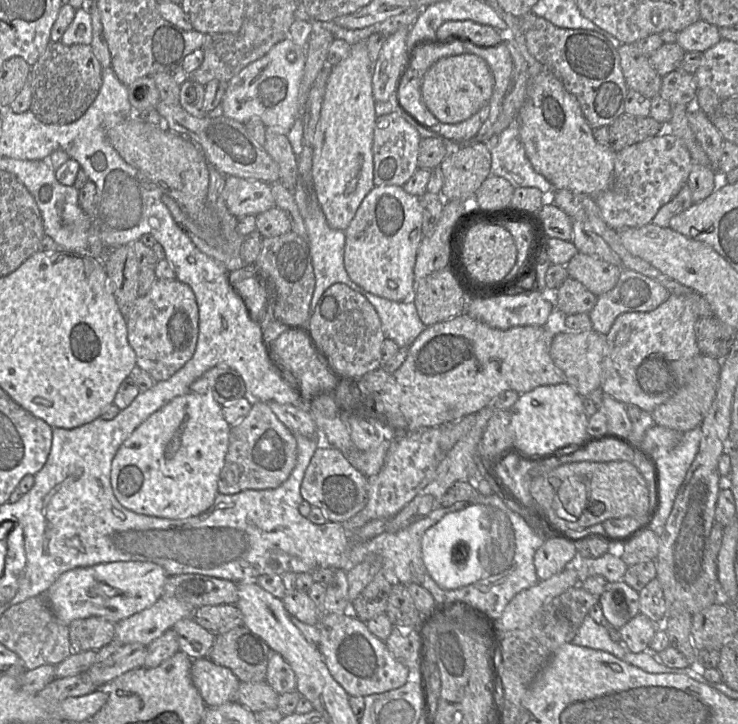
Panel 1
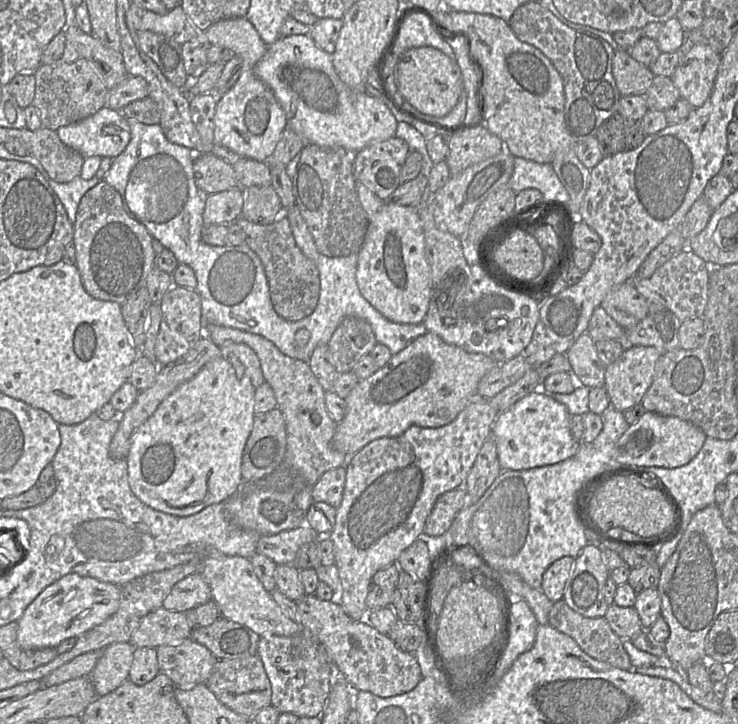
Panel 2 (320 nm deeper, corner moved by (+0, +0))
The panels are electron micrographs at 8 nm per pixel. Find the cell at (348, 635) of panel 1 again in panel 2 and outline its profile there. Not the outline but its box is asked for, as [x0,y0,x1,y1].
[297,594,423,698]

